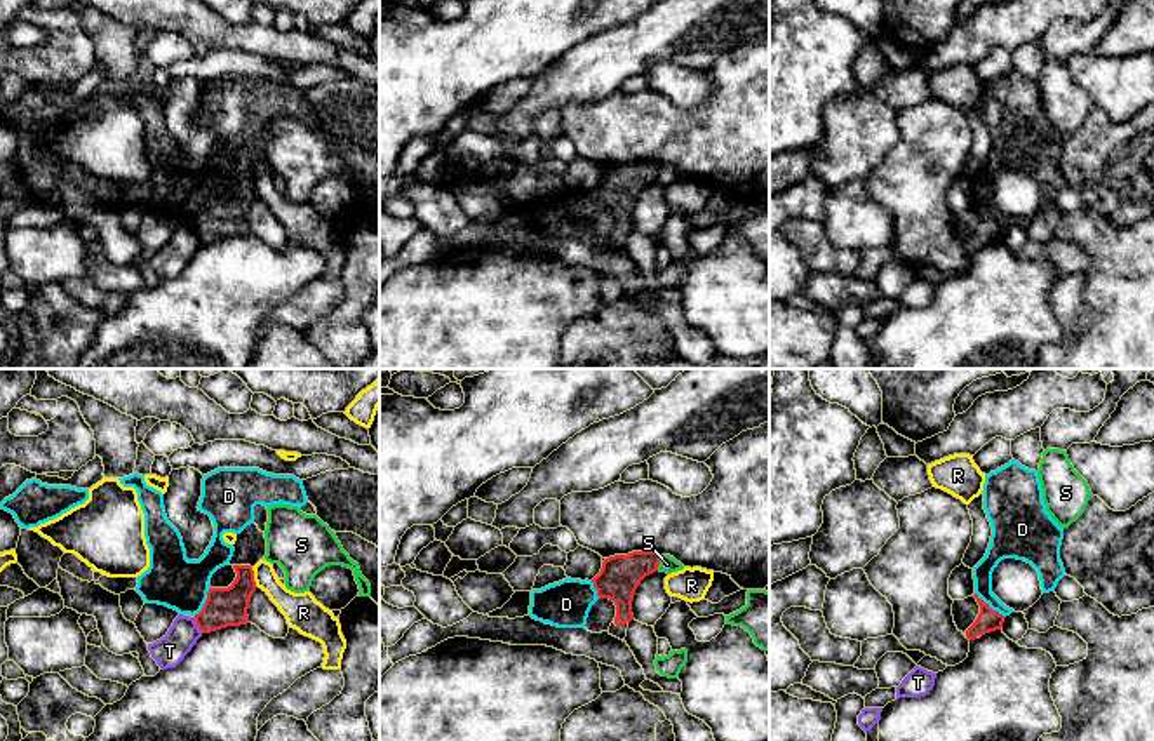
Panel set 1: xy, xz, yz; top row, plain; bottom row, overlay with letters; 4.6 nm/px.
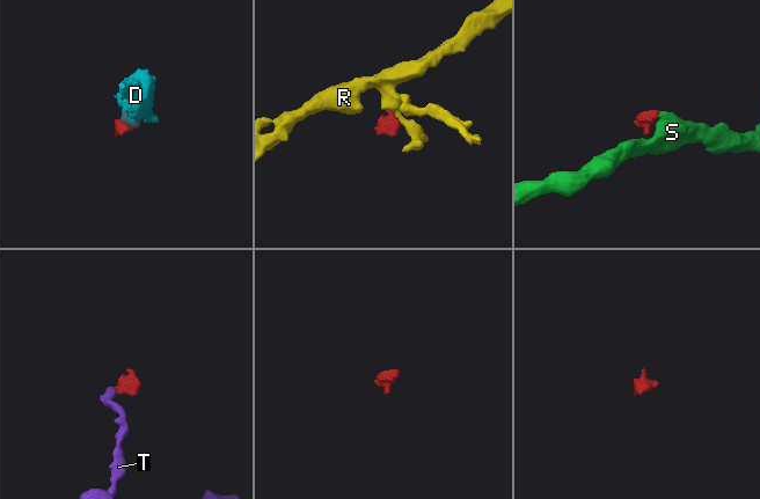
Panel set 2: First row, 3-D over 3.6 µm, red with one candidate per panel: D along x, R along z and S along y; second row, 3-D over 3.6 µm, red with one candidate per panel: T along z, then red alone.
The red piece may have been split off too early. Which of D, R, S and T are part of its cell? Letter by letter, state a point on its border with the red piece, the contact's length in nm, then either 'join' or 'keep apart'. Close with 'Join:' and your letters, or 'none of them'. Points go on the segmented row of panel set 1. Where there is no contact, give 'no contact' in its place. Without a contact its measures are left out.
D: yz (989, 607) | 180 nm | join
R: xy (253, 578) | 100 nm | keep apart
S: xz (658, 562) | 80 nm | keep apart
T: xy (197, 625) | 90 nm | keep apart
Join: D

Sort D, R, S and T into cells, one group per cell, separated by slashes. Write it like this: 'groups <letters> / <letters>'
groups D / R / S / T

